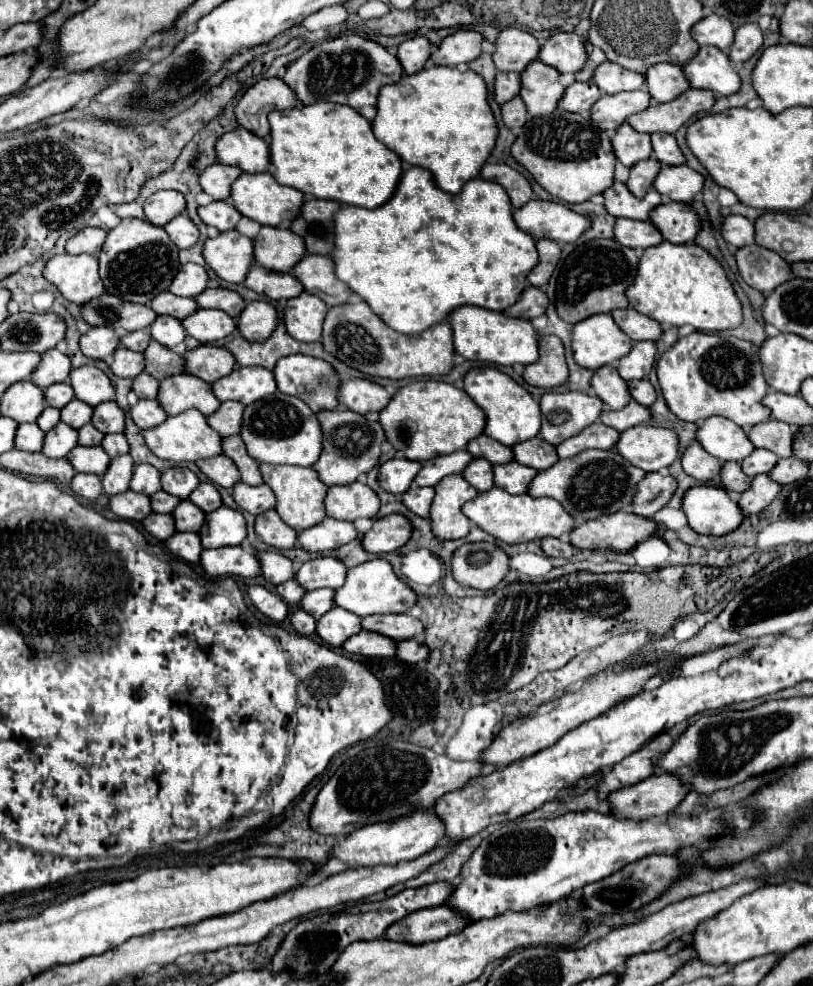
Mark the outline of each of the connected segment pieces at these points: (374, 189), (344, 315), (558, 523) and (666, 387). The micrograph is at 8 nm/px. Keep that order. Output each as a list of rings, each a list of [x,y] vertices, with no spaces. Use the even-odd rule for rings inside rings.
[[[321,101],[307,105],[303,109],[271,111],[269,123],[271,123],[271,163],[275,167],[273,175],[281,185],[295,187],[309,197],[333,199],[339,203],[357,205],[365,209],[381,207],[381,203],[387,203],[393,197],[393,191],[397,189],[397,183],[401,181],[403,175],[401,157],[395,151],[389,151],[389,147],[379,143],[379,139],[373,135],[371,121],[365,119],[353,107]]]
[[[365,301],[345,303],[329,309],[323,323],[321,341],[331,355],[373,377],[405,379],[419,375],[447,375],[455,365],[453,331],[449,321],[437,323],[421,335],[405,335],[385,327],[385,323],[373,315],[373,309]]]
[[[493,487],[473,501],[463,505],[463,513],[483,531],[495,535],[505,543],[523,543],[523,541],[539,541],[545,537],[567,537],[573,531],[575,521],[573,517],[557,503],[555,499],[541,497],[535,499],[531,495],[509,495],[499,487]]]
[[[693,331],[685,337],[681,337],[669,351],[665,351],[657,363],[657,377],[663,391],[663,397],[669,405],[669,409],[683,421],[695,421],[701,423],[711,415],[721,415],[731,421],[735,421],[739,427],[749,429],[761,421],[771,419],[771,411],[761,403],[761,399],[767,395],[767,381],[763,377],[761,359],[757,355],[759,347],[739,339],[739,337],[727,337],[719,333],[703,333]]]

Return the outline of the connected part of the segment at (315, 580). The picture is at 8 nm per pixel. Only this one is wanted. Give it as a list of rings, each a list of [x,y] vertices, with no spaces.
[[[317,557],[313,561],[307,561],[301,565],[301,569],[297,571],[297,581],[307,589],[321,589],[321,587],[329,587],[329,589],[337,589],[345,583],[345,575],[347,575],[347,567],[343,561],[335,559],[335,557]]]

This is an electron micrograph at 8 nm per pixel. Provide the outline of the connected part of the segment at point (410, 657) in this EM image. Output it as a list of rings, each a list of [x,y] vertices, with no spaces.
[[[405,639],[397,643],[397,659],[405,663],[423,663],[429,659],[429,647],[423,645],[419,639]]]

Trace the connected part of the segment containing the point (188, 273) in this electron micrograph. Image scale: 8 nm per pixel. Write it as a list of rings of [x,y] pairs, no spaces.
[[[187,263],[173,279],[169,291],[173,291],[179,297],[197,297],[201,295],[201,291],[207,289],[207,283],[209,283],[209,273],[205,271],[205,267],[197,263]]]

